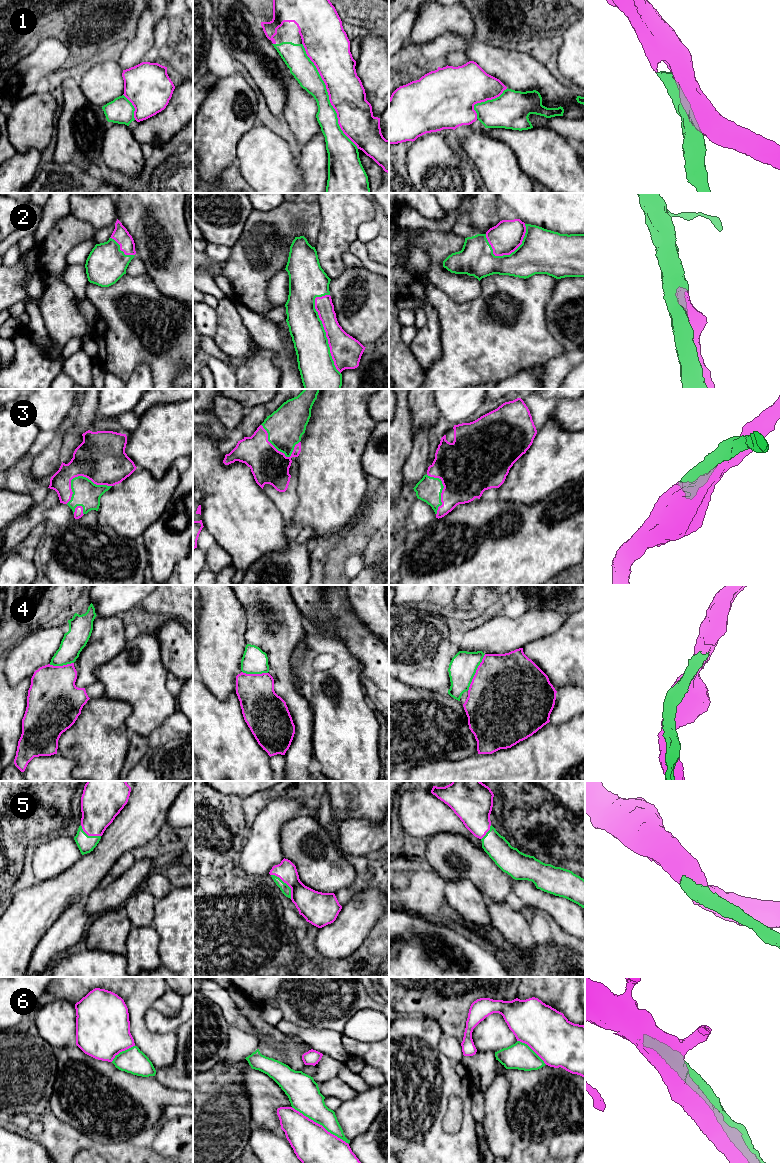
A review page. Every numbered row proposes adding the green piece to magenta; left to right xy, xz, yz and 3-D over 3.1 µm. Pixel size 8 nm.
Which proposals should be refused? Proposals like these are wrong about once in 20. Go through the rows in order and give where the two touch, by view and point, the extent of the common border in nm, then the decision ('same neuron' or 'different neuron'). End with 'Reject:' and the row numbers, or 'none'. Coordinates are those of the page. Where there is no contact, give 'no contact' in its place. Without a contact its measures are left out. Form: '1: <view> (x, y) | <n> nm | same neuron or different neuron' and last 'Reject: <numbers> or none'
1: xz (329, 96) | 950 nm | same neuron
2: xz (326, 335) | 650 nm | same neuron
3: xy (79, 475) | 400 nm | same neuron
4: yz (476, 672) | 320 nm | same neuron
5: xz (286, 883) | 260 nm | same neuron
6: xz (319, 1124) | 550 nm | same neuron
Reject: none

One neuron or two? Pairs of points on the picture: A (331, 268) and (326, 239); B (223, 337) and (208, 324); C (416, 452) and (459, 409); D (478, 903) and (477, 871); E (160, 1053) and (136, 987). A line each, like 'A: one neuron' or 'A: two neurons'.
A: one neuron
B: two neurons
C: two neurons
D: two neurons
E: one neuron

